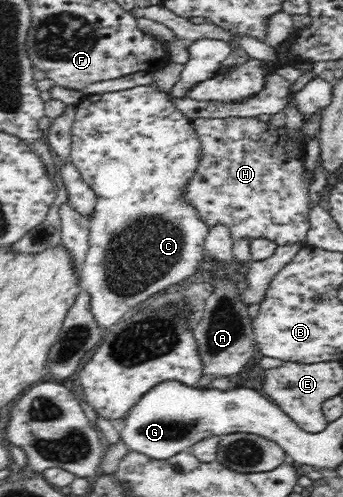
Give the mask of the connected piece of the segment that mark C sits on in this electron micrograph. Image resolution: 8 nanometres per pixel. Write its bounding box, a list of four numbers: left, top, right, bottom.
[71,85,210,328]

